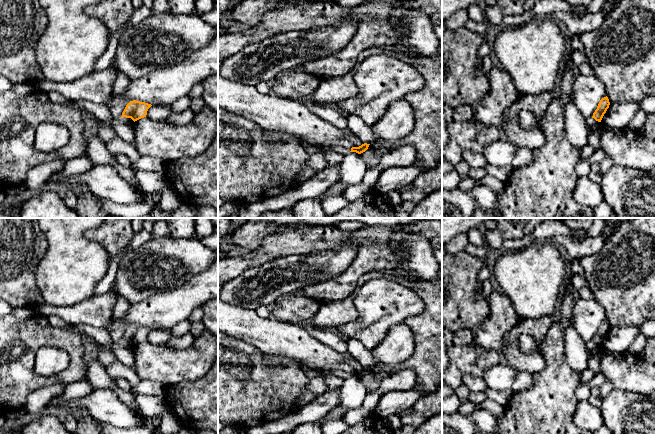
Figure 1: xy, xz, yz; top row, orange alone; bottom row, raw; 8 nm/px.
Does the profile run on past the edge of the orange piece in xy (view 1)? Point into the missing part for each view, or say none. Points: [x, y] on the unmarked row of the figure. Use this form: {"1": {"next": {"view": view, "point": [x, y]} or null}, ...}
{"1": {"next": null}}

